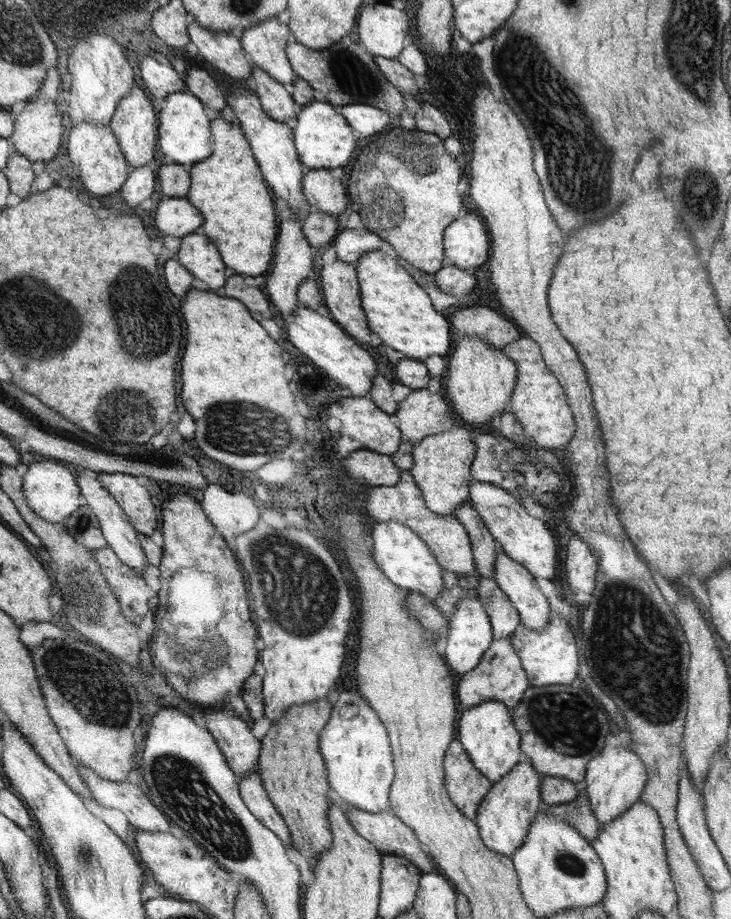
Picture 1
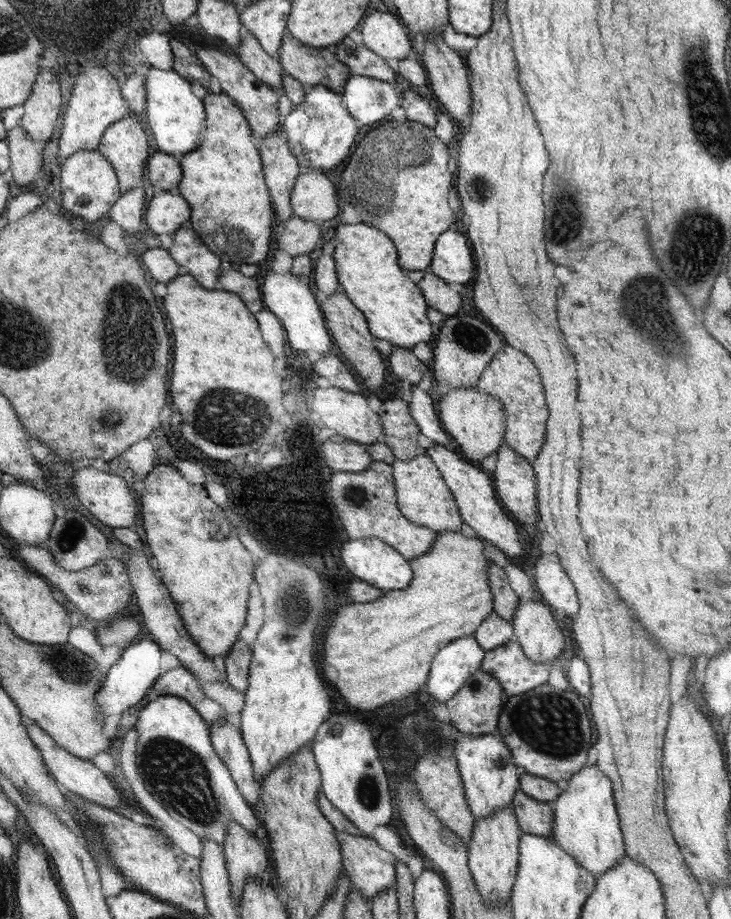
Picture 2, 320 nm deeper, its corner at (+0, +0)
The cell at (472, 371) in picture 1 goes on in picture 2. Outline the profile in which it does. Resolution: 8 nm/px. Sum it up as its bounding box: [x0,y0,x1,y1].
[436,386,507,464]

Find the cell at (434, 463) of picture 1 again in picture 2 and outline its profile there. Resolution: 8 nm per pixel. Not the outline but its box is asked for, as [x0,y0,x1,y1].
[391,454,464,532]

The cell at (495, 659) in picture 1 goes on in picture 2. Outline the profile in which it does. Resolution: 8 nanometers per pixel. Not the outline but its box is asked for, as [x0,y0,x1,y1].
[445,669,506,736]

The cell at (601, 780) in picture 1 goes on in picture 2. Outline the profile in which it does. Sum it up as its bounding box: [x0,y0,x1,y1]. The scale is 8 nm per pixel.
[549,765,627,878]

